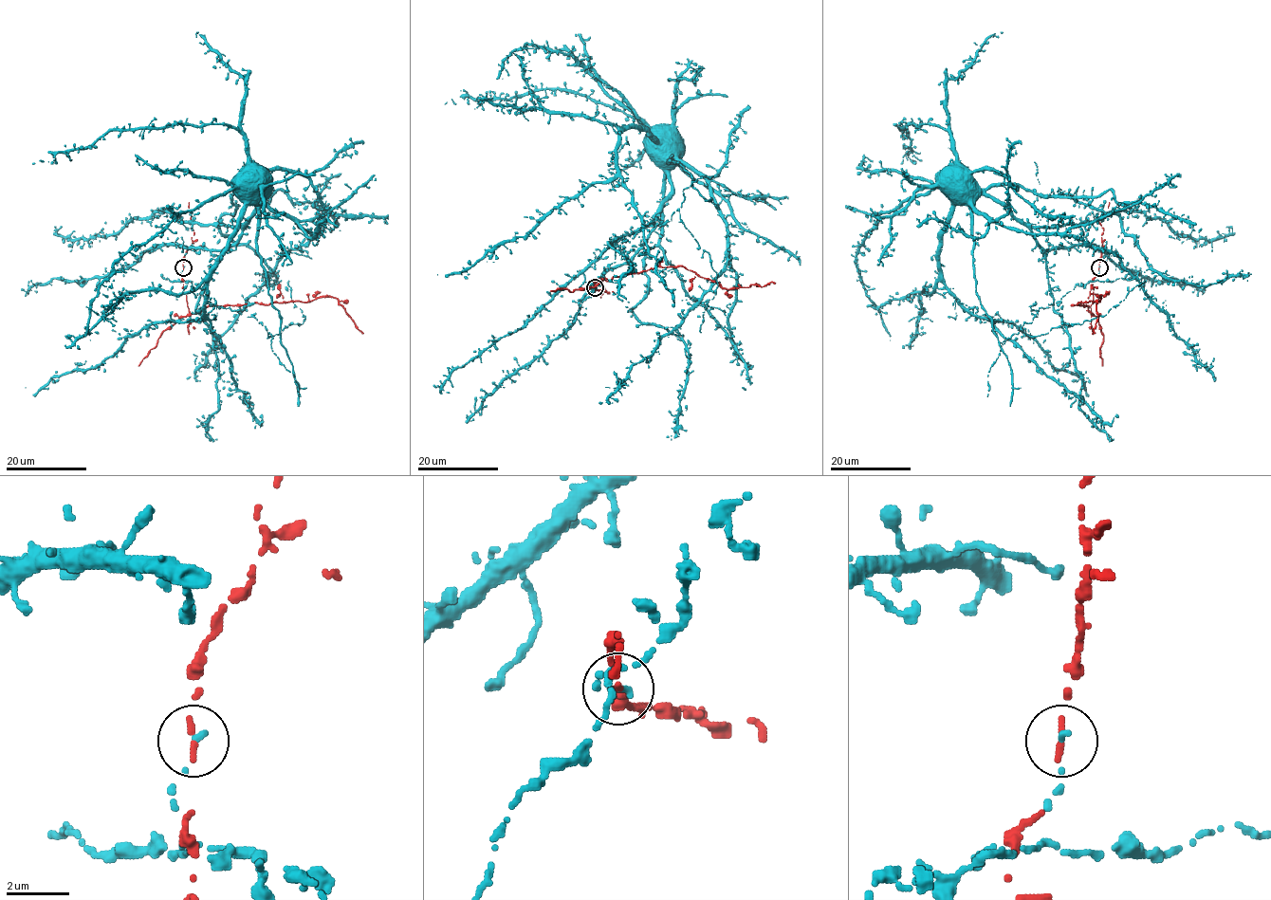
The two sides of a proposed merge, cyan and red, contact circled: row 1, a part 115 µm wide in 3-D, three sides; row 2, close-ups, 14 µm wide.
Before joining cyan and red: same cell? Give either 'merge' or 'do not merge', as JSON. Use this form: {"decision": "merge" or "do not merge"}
{"decision": "do not merge"}

